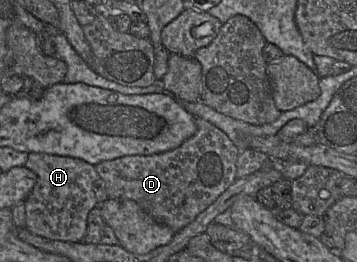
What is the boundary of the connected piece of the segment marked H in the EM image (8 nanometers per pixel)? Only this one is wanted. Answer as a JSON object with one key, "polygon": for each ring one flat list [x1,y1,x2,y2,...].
{"polygon":[[29,153,24,165,37,175,37,181,24,201,26,228,33,234,63,242,81,242,87,232,89,212,98,205,93,190,93,183,98,179,94,165,78,158,46,153]]}

